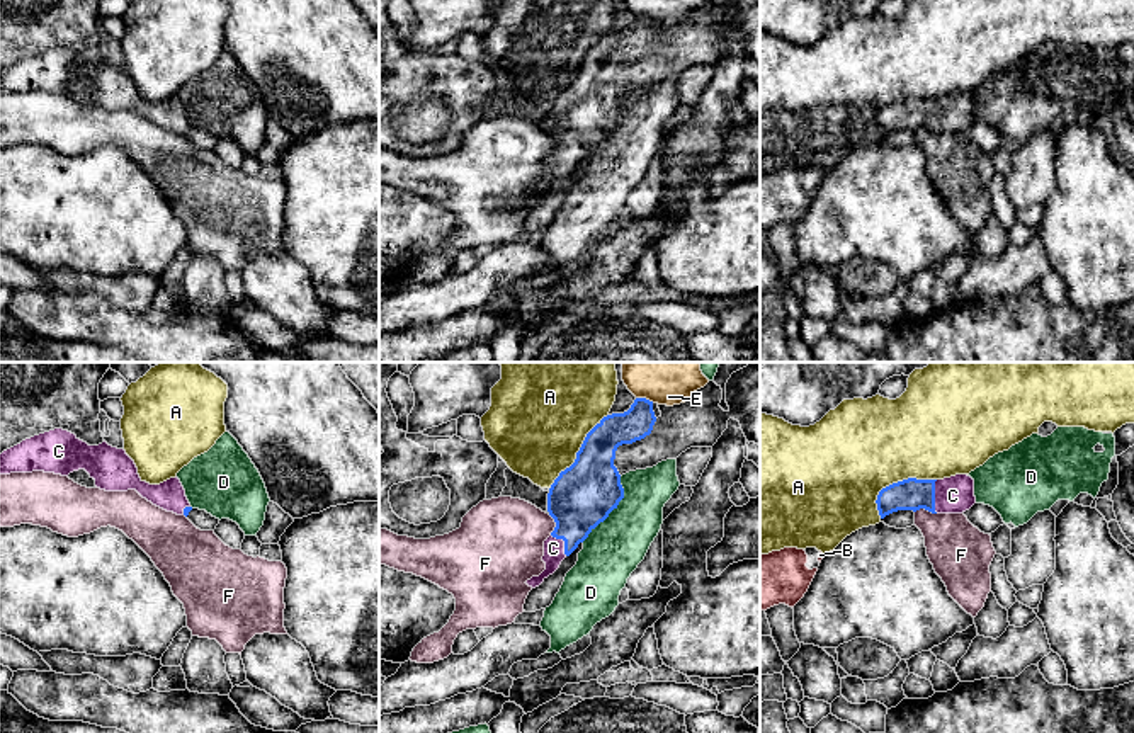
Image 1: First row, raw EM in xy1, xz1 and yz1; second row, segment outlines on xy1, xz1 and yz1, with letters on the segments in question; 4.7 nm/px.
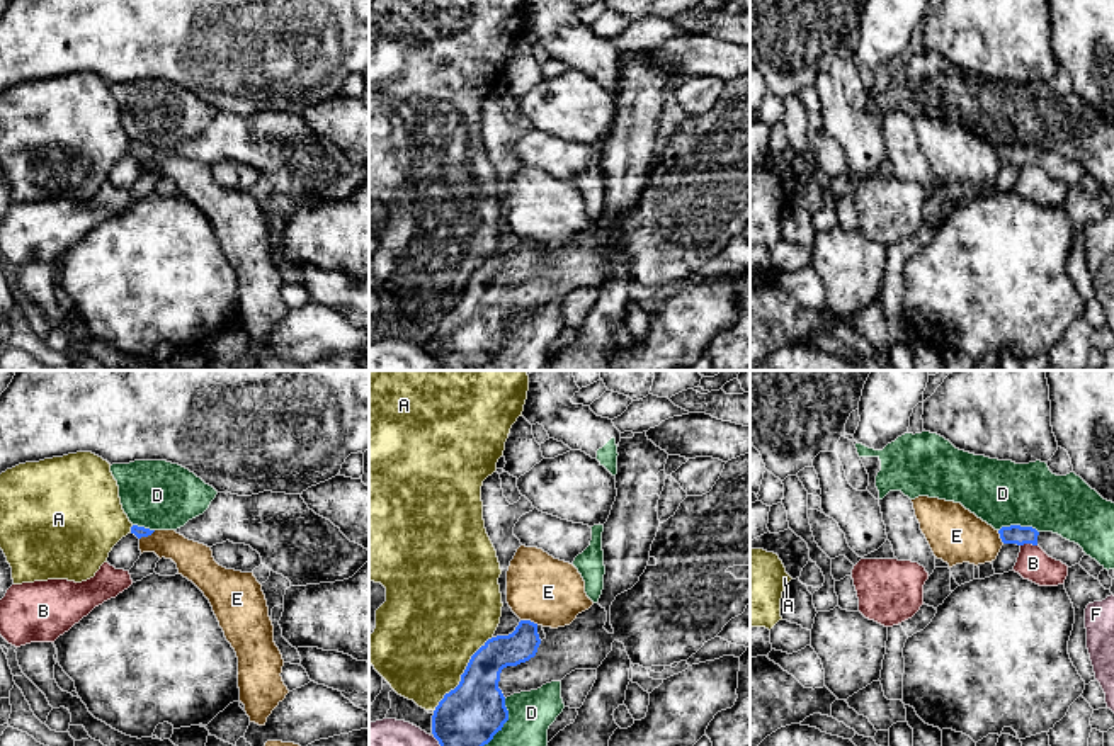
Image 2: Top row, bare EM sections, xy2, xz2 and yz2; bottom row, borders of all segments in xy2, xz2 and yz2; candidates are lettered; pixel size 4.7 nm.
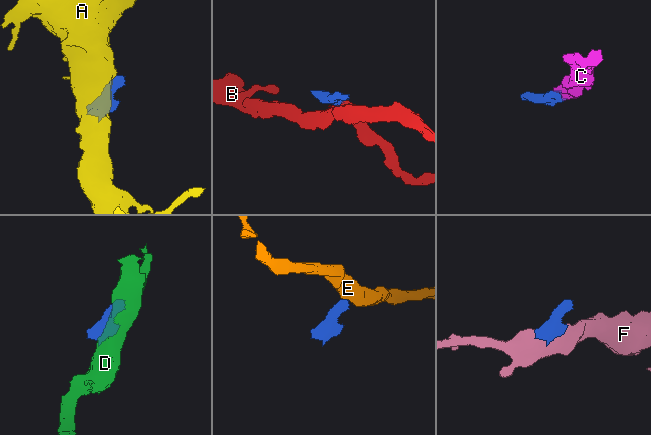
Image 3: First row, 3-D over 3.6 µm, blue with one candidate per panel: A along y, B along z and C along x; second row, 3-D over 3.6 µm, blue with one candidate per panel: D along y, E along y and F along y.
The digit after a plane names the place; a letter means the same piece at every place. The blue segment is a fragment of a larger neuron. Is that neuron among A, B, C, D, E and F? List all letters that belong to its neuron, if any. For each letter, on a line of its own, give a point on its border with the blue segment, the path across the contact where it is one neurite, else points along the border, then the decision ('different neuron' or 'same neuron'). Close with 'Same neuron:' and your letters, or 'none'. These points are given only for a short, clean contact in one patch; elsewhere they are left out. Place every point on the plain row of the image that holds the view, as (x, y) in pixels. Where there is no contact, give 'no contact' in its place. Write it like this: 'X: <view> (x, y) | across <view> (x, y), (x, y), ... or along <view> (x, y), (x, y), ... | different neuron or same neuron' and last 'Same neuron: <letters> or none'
A: yz1 (895, 102) | different neuron
B: yz2 (1028, 162) | along yz2 (1036, 163), (1021, 165) | different neuron
C: yz1 (934, 116) | across yz1 (912, 113), (934, 116), (952, 114) | same neuron
D: xz1 (614, 126) | different neuron
E: xz1 (645, 17) | along xz1 (636, 16), (653, 21) | different neuron
F: xz1 (556, 143) | along xz1 (548, 133), (555, 142), (551, 153) | different neuron
Same neuron: C

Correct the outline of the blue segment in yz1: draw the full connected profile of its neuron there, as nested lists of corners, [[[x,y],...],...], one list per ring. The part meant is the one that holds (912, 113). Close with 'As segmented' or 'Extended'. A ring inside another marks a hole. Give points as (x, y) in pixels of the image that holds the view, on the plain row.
[[[967,94],[944,99],[908,97],[882,107],[876,122],[881,138],[898,129],[920,128],[932,133],[962,133],[976,122],[974,99]]]. Extended

